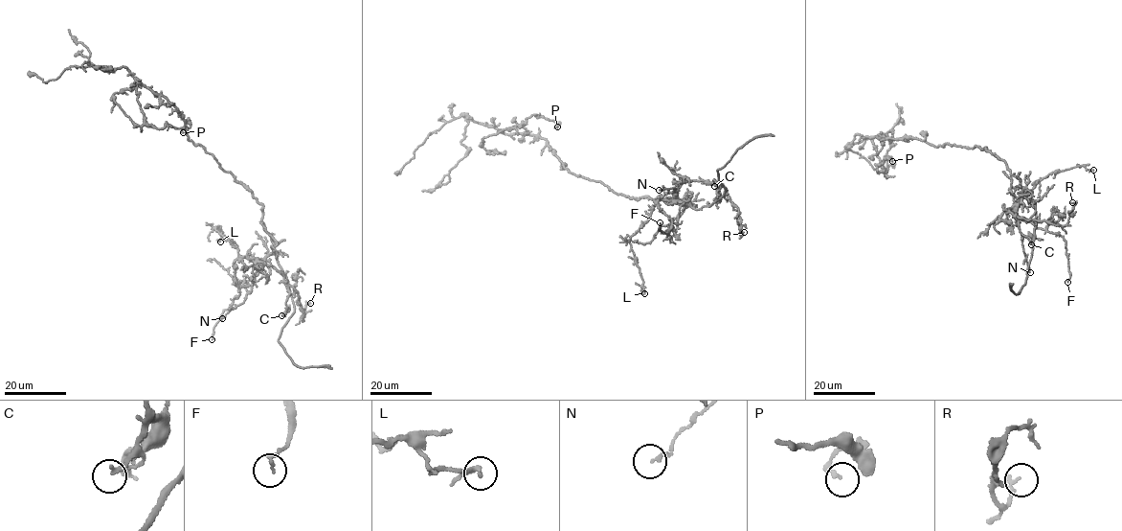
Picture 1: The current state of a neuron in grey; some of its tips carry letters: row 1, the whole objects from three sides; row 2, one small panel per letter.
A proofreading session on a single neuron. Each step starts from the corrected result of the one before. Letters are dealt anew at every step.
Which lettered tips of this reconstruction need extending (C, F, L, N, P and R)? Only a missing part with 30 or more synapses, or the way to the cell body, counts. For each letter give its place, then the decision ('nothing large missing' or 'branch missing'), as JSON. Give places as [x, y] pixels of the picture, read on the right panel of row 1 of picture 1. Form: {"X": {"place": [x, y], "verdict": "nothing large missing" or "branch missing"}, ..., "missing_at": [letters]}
{"C": {"place": [1031, 244], "verdict": "nothing large missing"}, "F": {"place": [1067, 282], "verdict": "nothing large missing"}, "L": {"place": [1093, 170], "verdict": "nothing large missing"}, "N": {"place": [1030, 272], "verdict": "nothing large missing"}, "P": {"place": [892, 161], "verdict": "nothing large missing"}, "R": {"place": [1072, 202], "verdict": "nothing large missing"}, "missing_at": []}

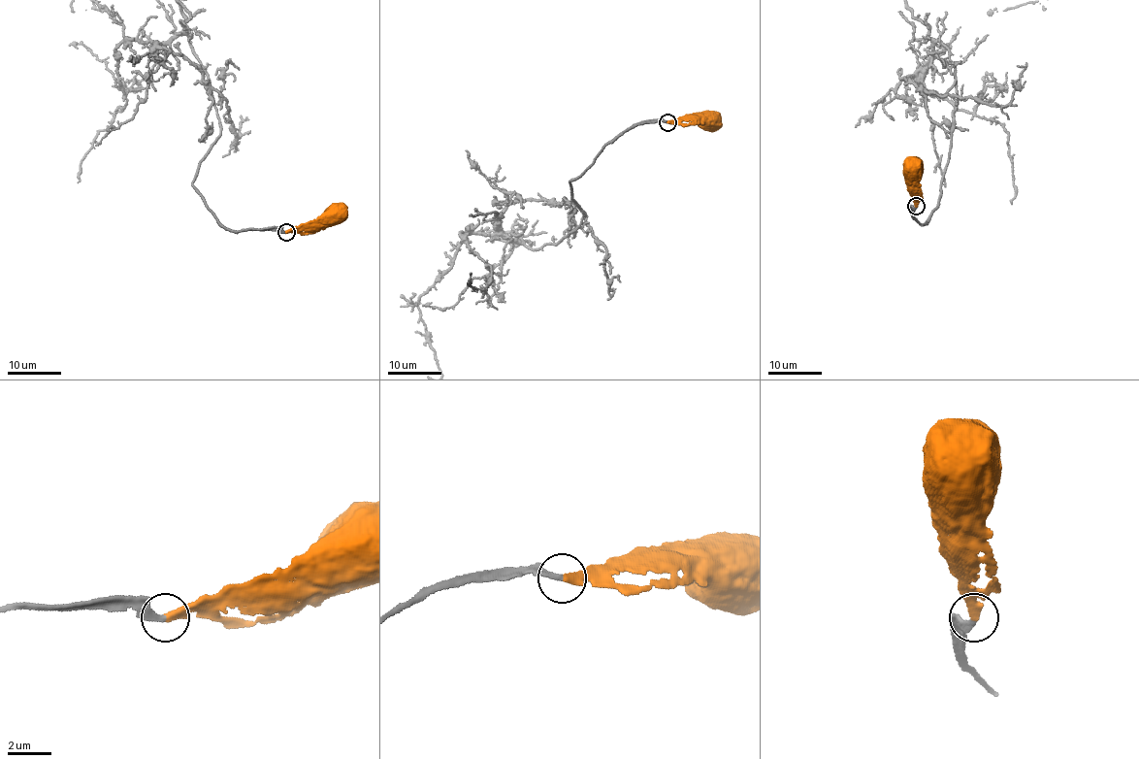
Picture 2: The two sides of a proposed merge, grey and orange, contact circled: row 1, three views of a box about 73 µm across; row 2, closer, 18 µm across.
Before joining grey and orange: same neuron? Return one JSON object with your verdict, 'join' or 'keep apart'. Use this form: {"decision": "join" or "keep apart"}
{"decision": "join"}

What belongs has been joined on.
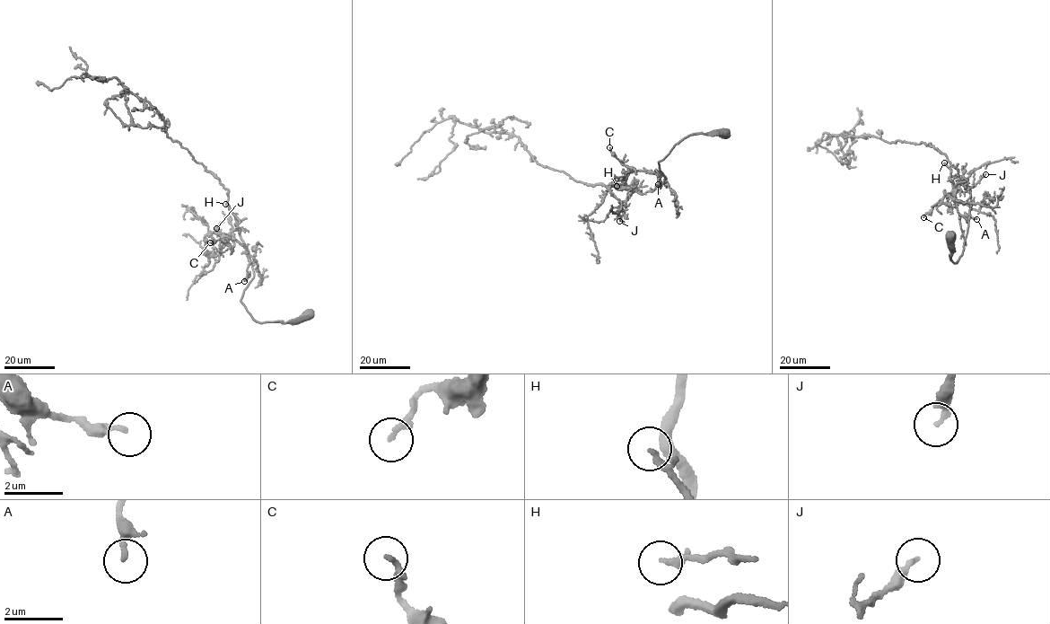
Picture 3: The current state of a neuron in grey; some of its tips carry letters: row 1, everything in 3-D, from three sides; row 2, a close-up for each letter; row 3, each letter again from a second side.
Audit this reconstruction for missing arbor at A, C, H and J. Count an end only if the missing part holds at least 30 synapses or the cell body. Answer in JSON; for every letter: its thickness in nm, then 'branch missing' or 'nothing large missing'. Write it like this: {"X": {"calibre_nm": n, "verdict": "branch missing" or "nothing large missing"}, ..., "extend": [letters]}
{"A": {"calibre_nm": 160, "verdict": "nothing large missing"}, "C": {"calibre_nm": 200, "verdict": "nothing large missing"}, "H": {"calibre_nm": 150, "verdict": "nothing large missing"}, "J": {"calibre_nm": 200, "verdict": "nothing large missing"}, "extend": []}

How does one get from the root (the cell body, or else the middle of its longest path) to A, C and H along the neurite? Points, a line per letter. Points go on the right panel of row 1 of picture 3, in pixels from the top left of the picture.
A: (952, 237), (954, 263), (964, 250), (971, 205), (970, 188), (961, 177), (946, 194), (959, 214), (976, 219)
C: (952, 237), (949, 258), (954, 263), (964, 250), (971, 205), (966, 179), (961, 177), (958, 187), (923, 217)
H: (952, 237), (949, 258), (954, 263), (964, 250), (970, 188), (964, 178), (950, 176), (944, 162)

